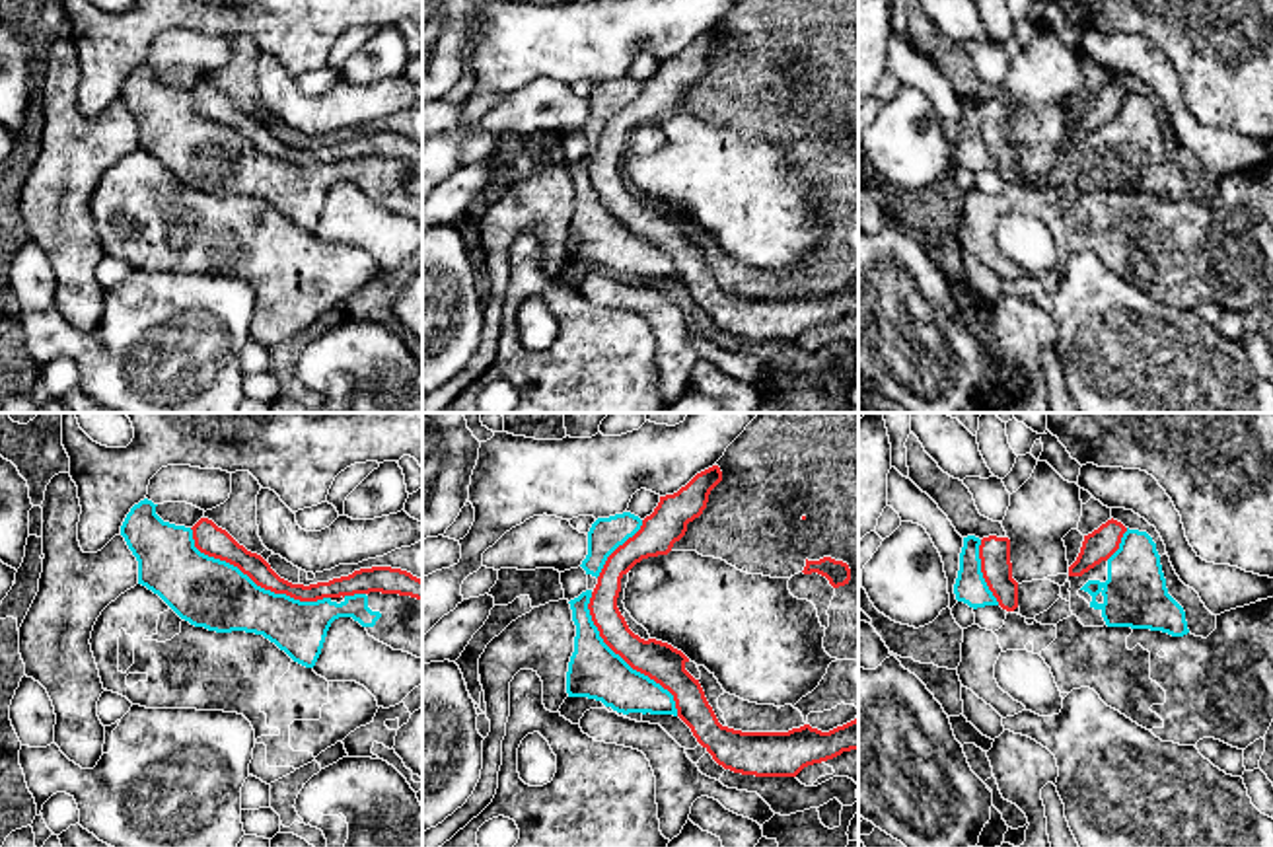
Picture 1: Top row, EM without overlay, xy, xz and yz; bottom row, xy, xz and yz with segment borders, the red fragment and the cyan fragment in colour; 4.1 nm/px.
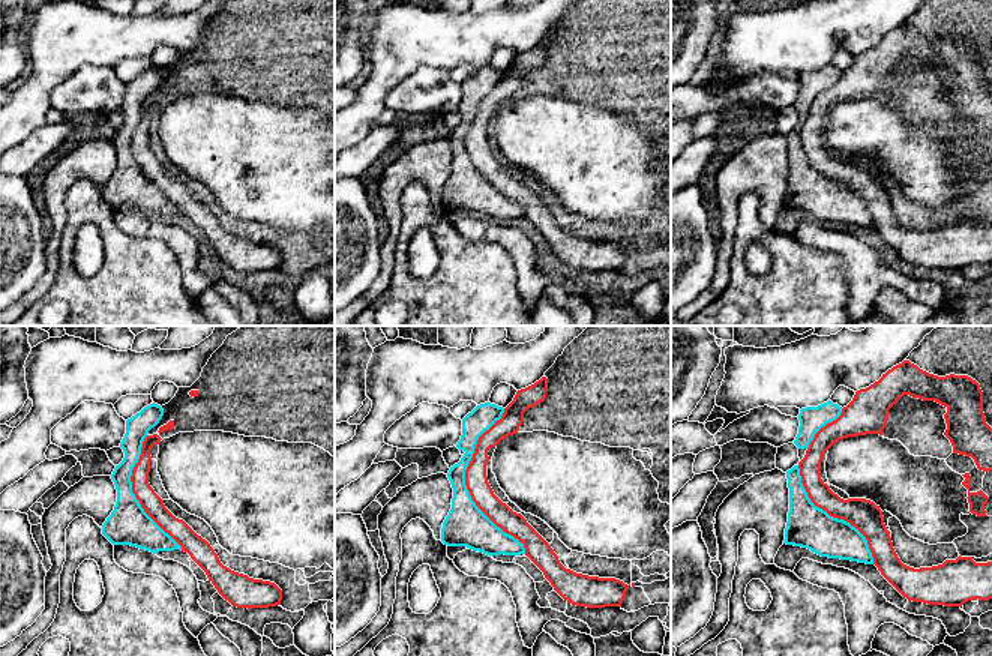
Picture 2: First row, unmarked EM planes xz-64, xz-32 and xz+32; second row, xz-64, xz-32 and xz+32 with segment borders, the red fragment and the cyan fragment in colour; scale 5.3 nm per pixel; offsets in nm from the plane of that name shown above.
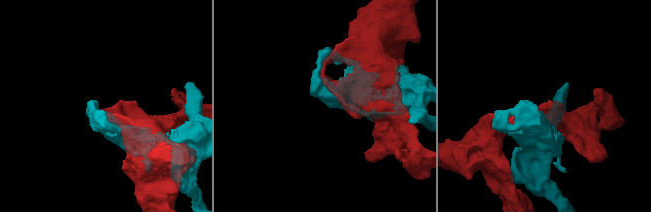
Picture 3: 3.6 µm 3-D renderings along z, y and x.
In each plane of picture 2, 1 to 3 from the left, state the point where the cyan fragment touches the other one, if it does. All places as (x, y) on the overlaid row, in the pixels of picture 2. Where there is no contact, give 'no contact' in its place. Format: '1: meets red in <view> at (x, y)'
1: meets red in xz-64 at (132, 491)
2: meets red in xz-32 at (465, 484)
3: meets red in xz+32 at (833, 517)

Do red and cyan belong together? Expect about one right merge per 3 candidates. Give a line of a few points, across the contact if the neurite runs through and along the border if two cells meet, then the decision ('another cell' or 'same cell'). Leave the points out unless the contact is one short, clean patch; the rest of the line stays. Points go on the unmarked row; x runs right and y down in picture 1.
another cell

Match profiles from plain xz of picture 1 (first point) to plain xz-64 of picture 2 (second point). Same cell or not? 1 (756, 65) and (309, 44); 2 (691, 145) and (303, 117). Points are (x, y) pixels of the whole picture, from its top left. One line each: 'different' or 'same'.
1: same
2: same

